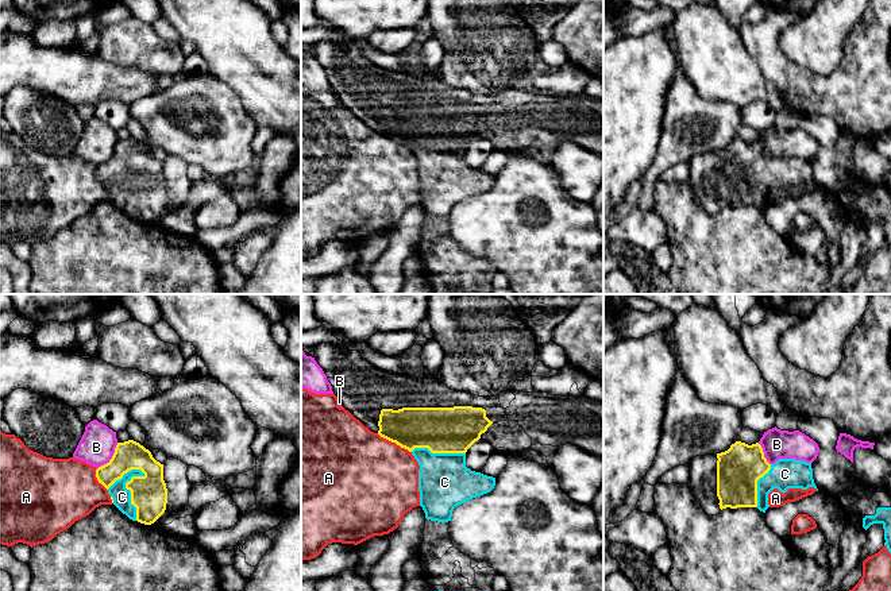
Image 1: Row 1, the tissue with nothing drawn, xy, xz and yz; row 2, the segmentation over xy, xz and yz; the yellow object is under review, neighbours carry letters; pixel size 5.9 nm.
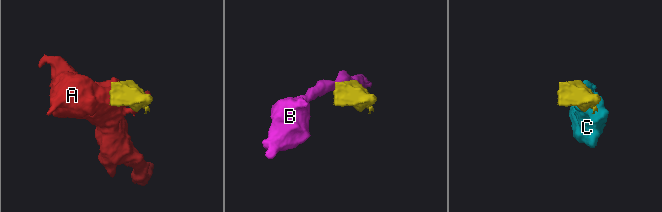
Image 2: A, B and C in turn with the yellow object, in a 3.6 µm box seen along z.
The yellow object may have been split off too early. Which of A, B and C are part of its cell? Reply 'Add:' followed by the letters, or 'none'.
Add: C

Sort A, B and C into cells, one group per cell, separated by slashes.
A / B / C

